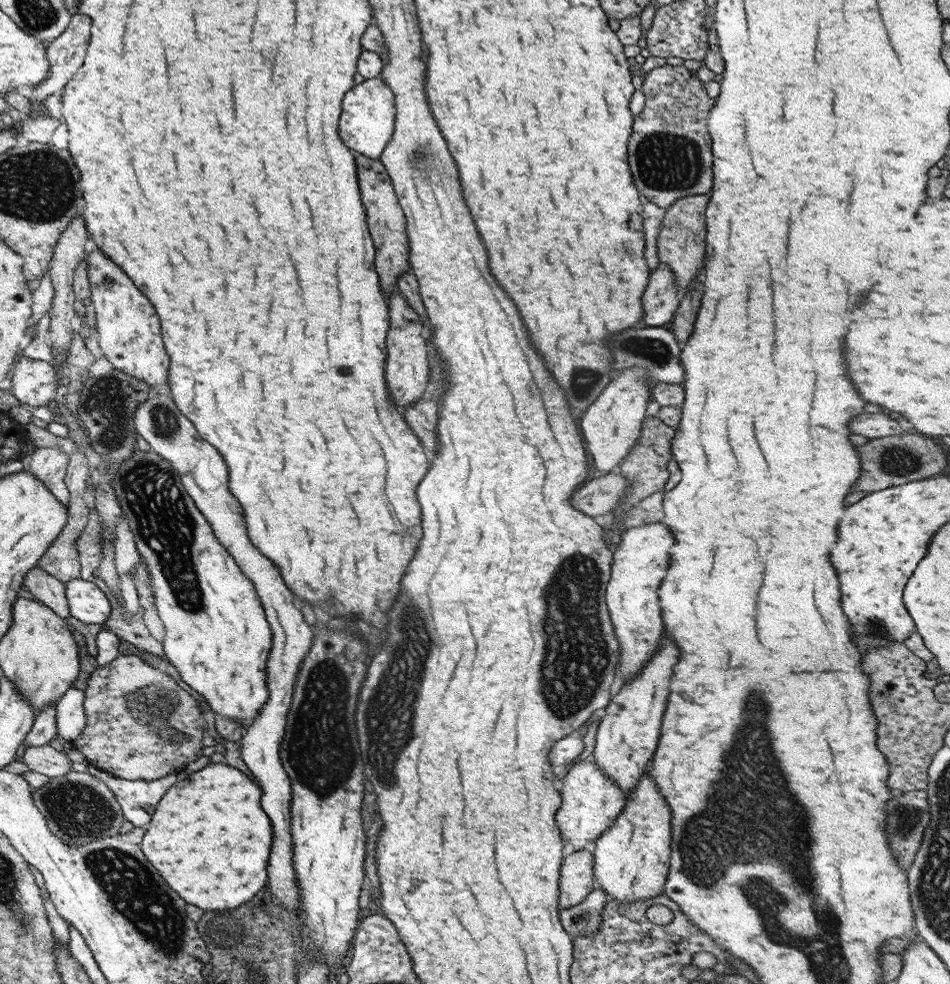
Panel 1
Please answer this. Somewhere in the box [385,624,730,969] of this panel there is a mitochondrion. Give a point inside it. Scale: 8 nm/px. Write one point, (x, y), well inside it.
(582, 919)

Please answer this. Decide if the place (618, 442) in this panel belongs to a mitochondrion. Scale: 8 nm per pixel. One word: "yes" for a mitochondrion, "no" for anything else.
no

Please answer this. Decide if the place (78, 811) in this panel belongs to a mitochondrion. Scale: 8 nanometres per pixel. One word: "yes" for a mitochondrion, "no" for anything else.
yes

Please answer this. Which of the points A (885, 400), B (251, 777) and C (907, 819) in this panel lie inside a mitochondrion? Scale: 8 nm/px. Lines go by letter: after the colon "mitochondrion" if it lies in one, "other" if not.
A: other
B: other
C: mitochondrion

